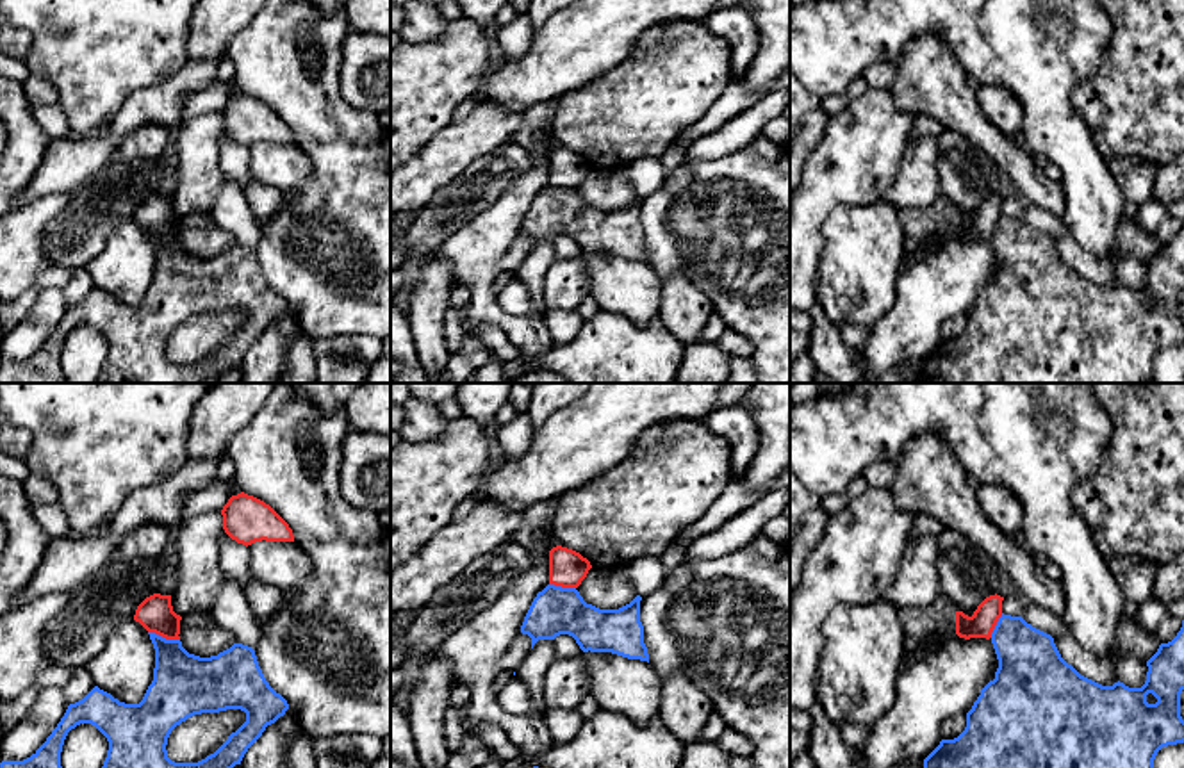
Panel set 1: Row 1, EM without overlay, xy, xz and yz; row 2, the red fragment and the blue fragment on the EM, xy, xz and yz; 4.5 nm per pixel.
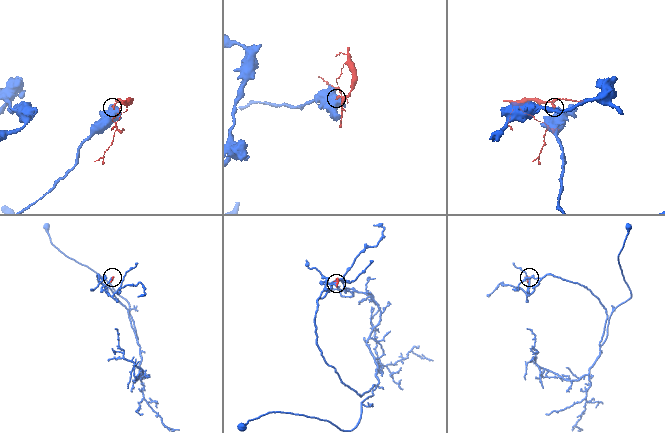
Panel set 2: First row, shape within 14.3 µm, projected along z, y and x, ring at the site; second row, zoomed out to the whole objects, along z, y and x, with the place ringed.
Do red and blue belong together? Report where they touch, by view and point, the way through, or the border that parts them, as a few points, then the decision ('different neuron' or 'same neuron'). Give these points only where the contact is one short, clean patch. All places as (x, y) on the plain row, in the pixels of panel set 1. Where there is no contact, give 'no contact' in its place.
meets red in xy at (164, 237); border along xy (148, 232), (179, 241); different neuron

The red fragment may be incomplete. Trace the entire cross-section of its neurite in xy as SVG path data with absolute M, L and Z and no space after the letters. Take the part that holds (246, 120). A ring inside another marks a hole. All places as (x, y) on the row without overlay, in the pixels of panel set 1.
M244 93L232 96L221 110L225 134L243 146L255 143L294 143L289 125L264 102Z

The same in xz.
M556 146L549 151L549 185L578 189L592 169L580 153Z

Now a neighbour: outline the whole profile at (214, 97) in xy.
M214 82L209 87L193 93L184 107L182 123L212 110L223 110L232 96L232 86L226 82Z

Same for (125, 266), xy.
M136 221L119 225L86 271L95 287L125 305L139 305L153 282L155 249Z

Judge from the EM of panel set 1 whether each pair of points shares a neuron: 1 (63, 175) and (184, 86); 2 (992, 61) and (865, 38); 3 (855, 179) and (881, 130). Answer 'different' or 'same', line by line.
1: same
2: same
3: same

